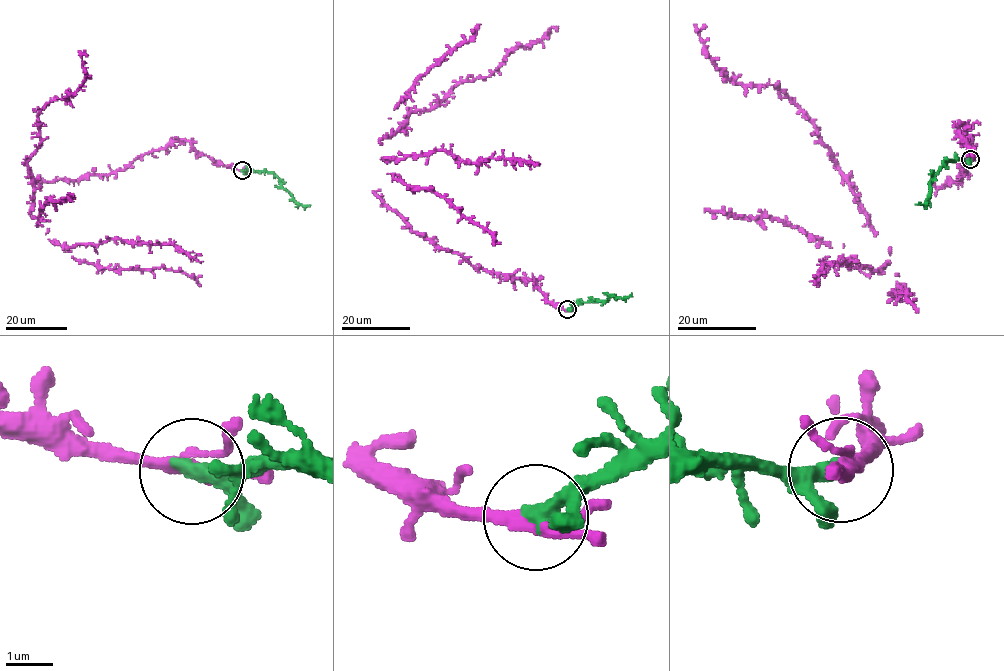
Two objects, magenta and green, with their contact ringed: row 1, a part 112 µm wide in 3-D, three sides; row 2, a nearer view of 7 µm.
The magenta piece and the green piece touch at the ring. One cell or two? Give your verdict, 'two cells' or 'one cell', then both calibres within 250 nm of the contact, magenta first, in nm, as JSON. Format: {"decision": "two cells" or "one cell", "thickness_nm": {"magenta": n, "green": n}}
{"decision": "one cell", "thickness_nm": {"magenta": 200, "green": 360}}

